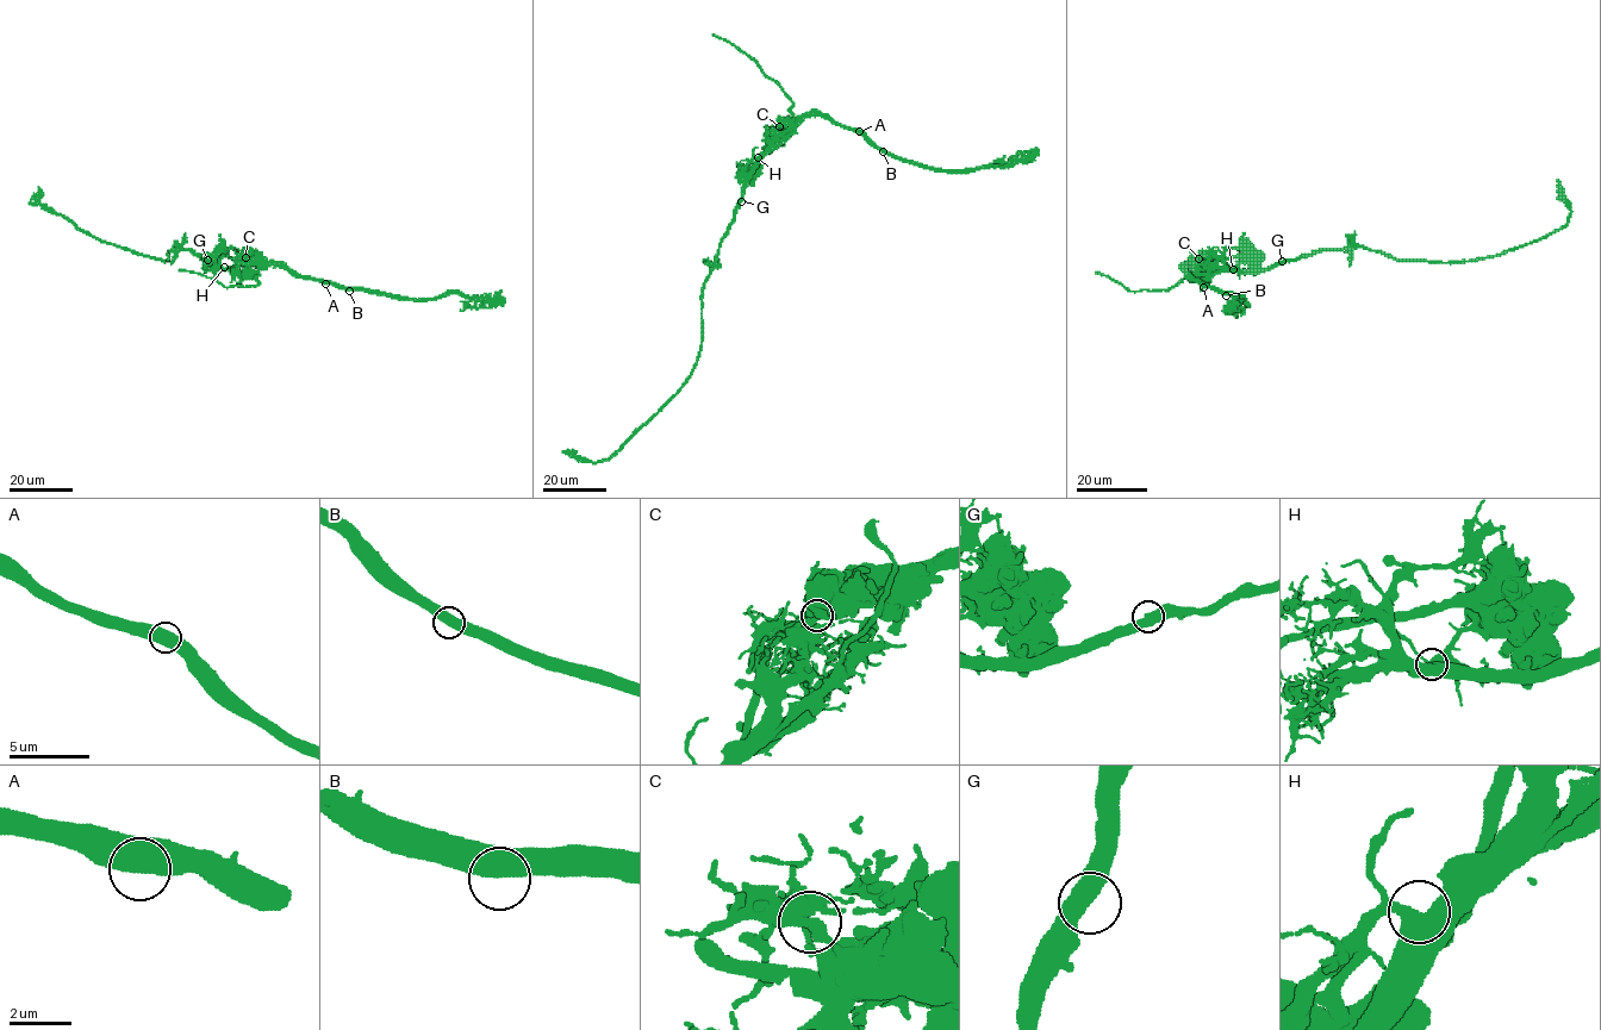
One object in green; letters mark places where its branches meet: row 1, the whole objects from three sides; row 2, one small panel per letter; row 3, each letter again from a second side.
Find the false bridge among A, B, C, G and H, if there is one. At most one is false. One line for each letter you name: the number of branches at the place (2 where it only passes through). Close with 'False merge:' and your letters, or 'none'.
C: Branches: 2
False merge: C

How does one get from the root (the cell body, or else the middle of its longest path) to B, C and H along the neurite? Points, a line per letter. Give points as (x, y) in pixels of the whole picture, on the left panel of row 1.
B: (206, 262), (213, 269), (245, 266), (253, 272), (269, 264), (284, 264), (298, 274), (329, 280), (349, 291)
C: (206, 262), (213, 269), (230, 269), (244, 257)
H: (206, 262), (213, 269), (224, 267)

